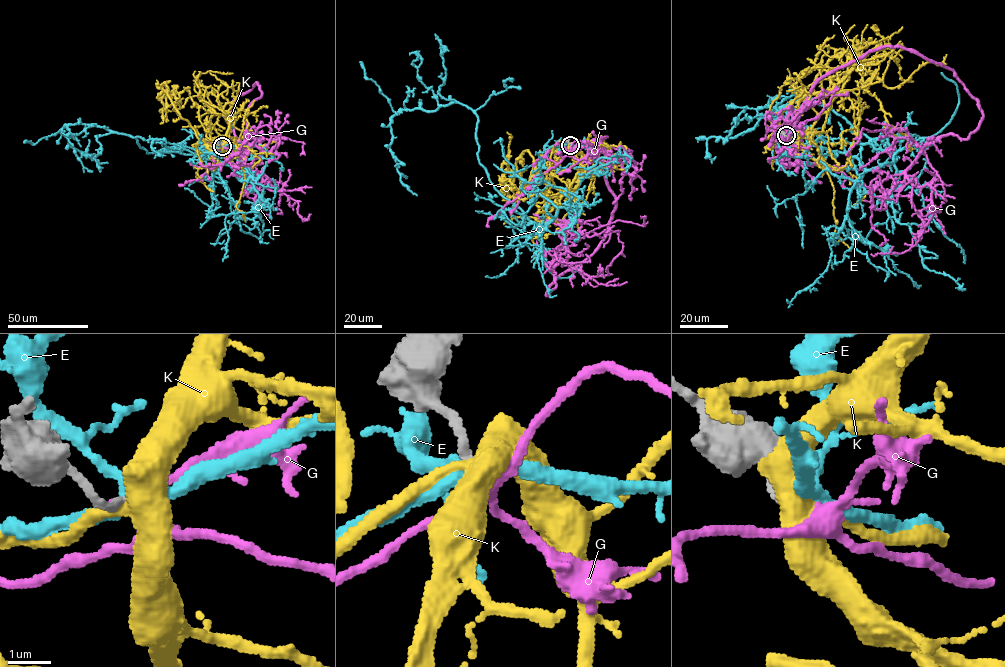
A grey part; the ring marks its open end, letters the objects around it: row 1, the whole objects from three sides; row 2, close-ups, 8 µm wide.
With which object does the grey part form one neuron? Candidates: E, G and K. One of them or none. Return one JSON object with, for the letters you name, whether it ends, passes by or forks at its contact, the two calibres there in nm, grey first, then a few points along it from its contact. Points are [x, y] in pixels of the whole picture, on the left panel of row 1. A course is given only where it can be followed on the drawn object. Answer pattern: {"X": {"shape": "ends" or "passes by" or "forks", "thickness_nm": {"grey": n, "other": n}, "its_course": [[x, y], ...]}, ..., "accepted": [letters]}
{"G": {"shape": "forks", "thickness_nm": {"grey": 180, "other": 240}, "its_course": [[222, 146], [236, 153], [245, 143], [258, 83], [230, 107], [235, 154], [295, 200], [302, 220]]}, "accepted": ["G"]}

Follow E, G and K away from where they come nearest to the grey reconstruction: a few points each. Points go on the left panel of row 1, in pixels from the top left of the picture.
E: (221, 146), (198, 157), (231, 167), (65, 124), (69, 144), (107, 163)
G: (222, 146), (236, 153), (245, 143), (258, 83), (230, 107), (235, 154), (295, 200), (302, 220)
K: (222, 146), (201, 144), (167, 94), (171, 92), (176, 100), (161, 110), (163, 120), (160, 123)

